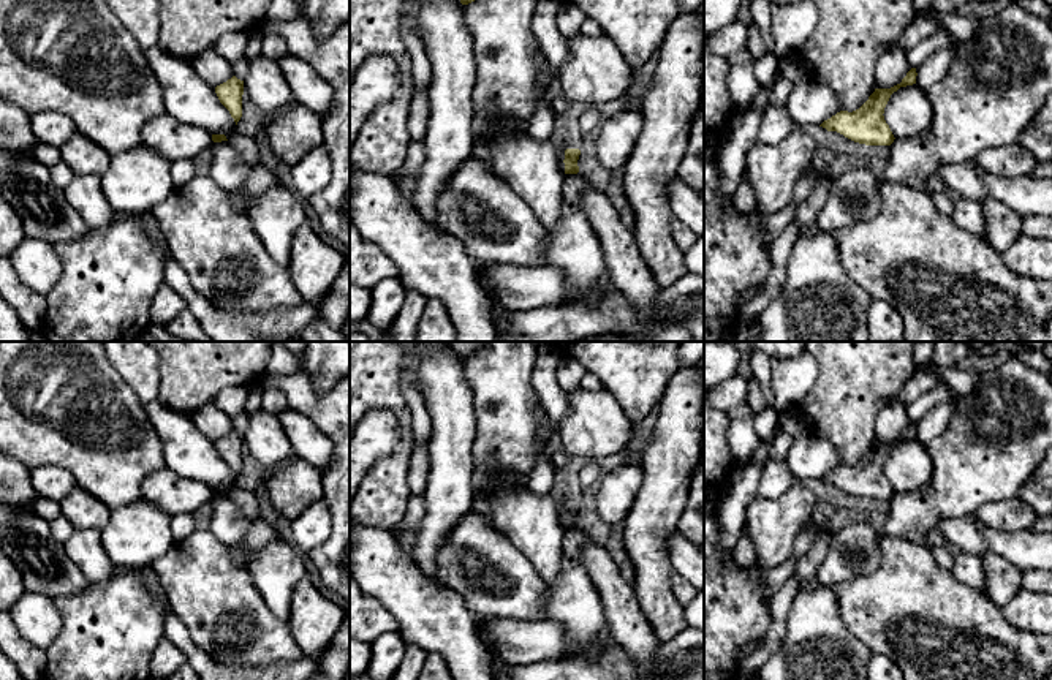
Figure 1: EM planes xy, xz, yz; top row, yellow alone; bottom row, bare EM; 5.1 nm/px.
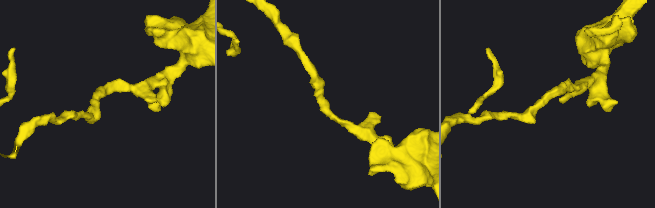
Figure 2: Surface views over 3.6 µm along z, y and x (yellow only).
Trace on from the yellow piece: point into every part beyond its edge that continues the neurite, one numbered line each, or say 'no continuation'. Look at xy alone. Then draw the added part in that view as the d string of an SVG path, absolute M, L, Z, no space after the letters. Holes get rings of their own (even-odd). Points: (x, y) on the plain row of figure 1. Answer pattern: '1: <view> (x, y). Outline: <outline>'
no continuation

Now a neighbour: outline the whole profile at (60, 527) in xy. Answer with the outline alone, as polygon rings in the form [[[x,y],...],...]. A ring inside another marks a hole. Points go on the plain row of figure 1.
[[[59,516],[57,519],[51,520],[47,527],[51,533],[63,542],[70,539],[76,530],[63,516]]]

